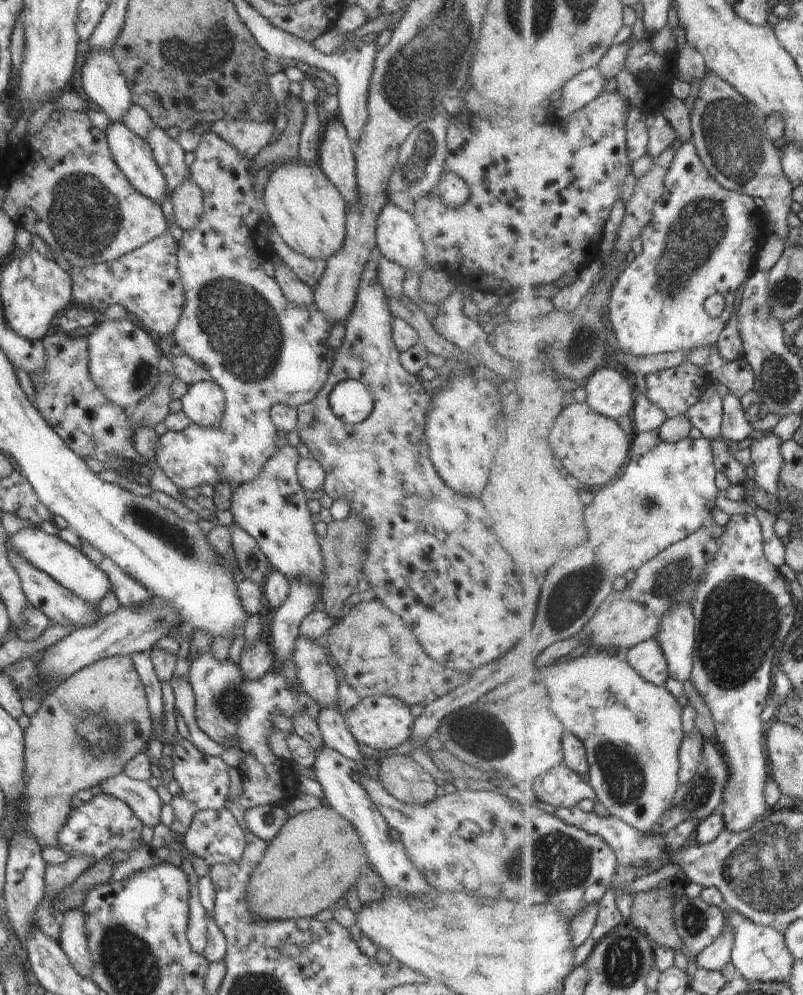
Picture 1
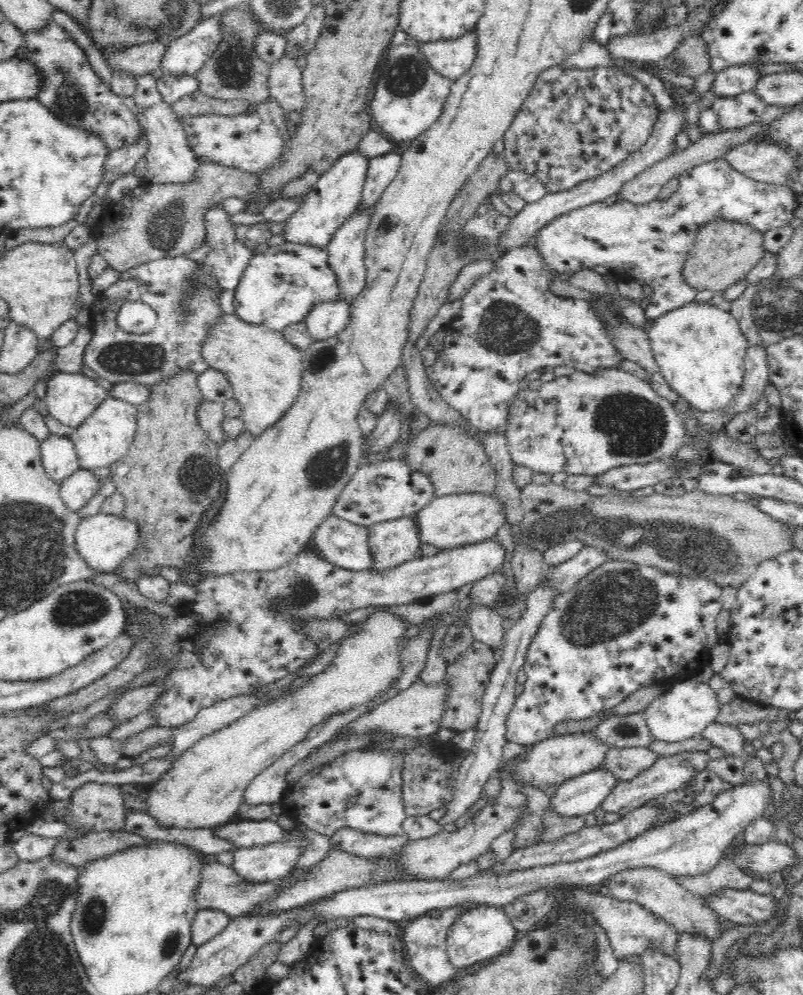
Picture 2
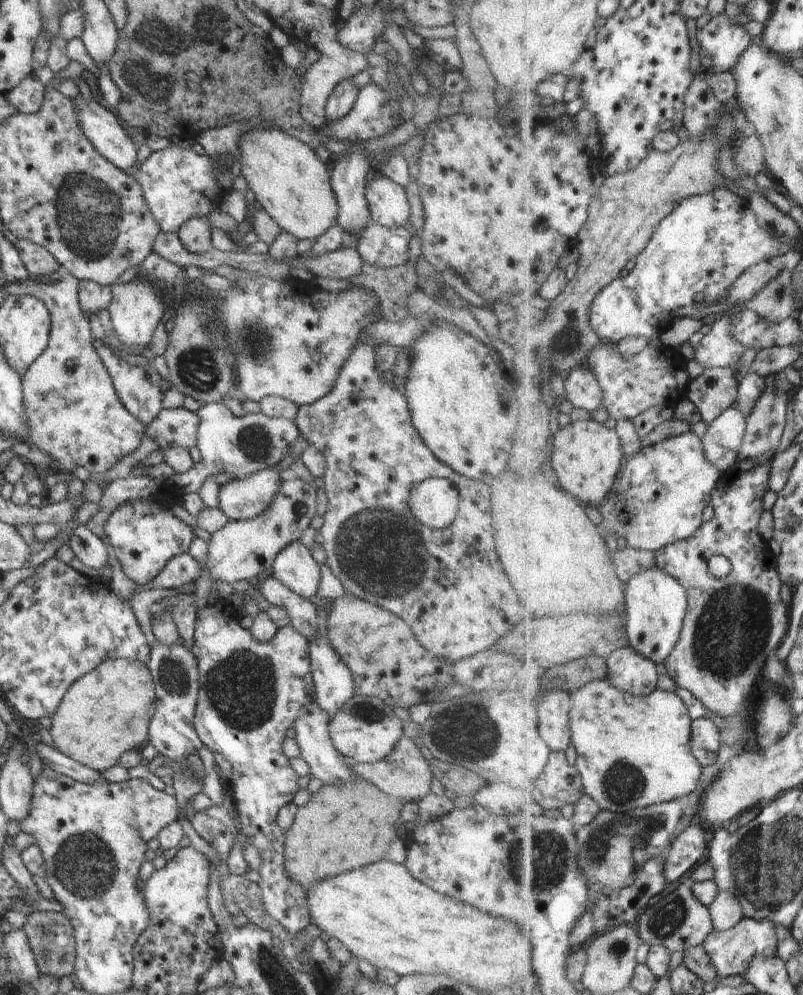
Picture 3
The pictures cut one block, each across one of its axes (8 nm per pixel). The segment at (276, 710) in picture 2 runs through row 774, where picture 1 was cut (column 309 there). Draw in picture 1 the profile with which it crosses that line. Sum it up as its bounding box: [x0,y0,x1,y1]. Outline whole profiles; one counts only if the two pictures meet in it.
[263,159,347,260]

